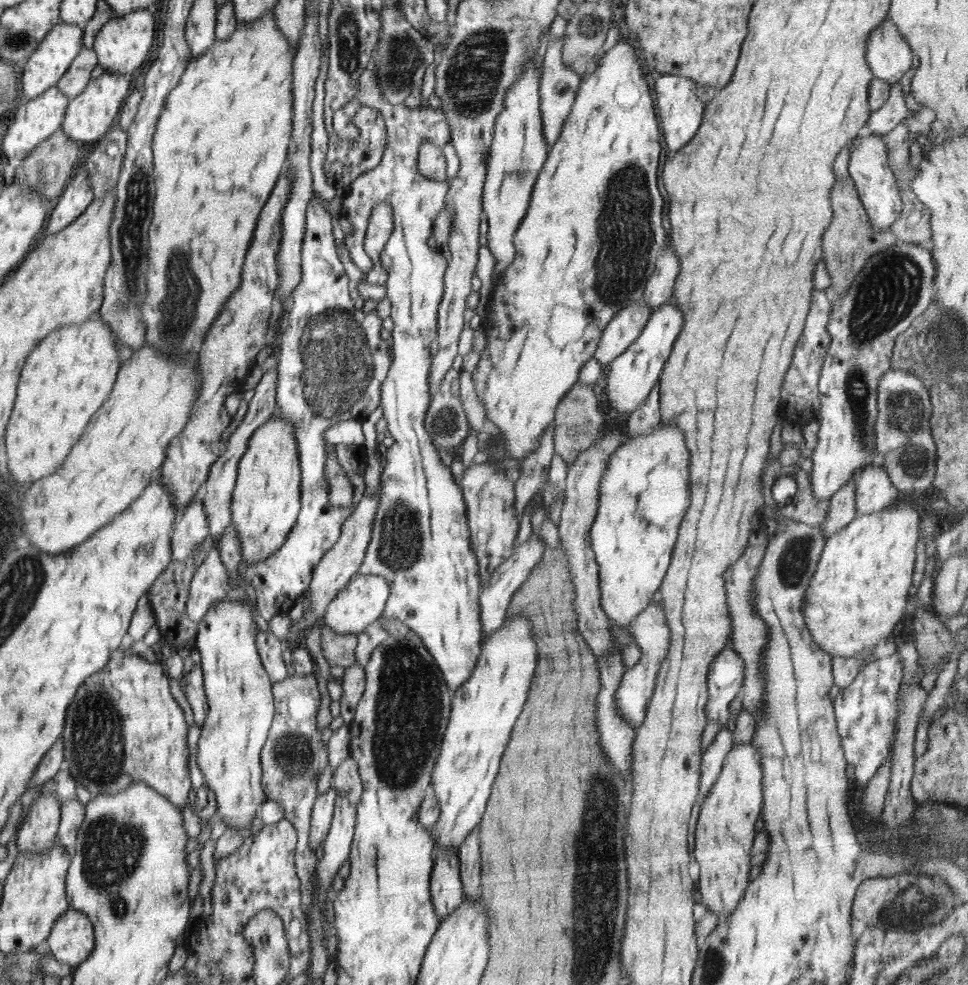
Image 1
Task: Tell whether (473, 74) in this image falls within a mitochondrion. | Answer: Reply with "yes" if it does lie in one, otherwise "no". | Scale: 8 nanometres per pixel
yes

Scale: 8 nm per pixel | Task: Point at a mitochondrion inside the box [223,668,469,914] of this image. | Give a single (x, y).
(293, 754)

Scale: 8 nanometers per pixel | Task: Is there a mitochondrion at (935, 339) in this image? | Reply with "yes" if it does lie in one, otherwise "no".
yes

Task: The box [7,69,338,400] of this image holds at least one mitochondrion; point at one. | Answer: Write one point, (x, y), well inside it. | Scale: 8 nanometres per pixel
(131, 242)

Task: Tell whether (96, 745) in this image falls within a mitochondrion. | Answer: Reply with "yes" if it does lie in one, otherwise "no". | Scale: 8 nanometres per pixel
yes

